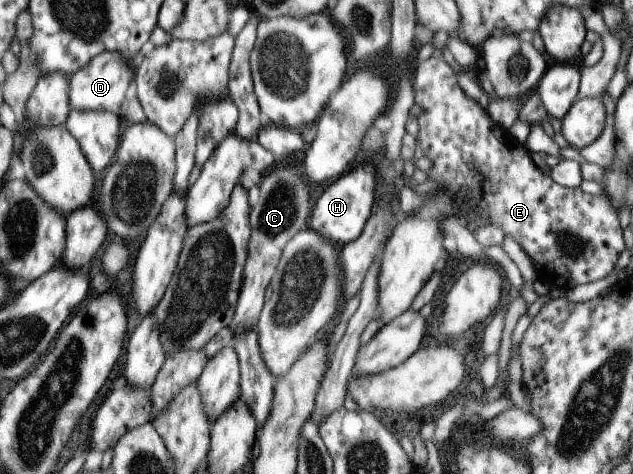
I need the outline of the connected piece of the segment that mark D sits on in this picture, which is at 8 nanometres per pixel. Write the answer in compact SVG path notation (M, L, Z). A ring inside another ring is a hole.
M102 52L83 63L69 77L67 91L69 106L75 110L106 110L119 115L120 105L126 99L126 91L132 81L133 68L131 68L118 52Z

